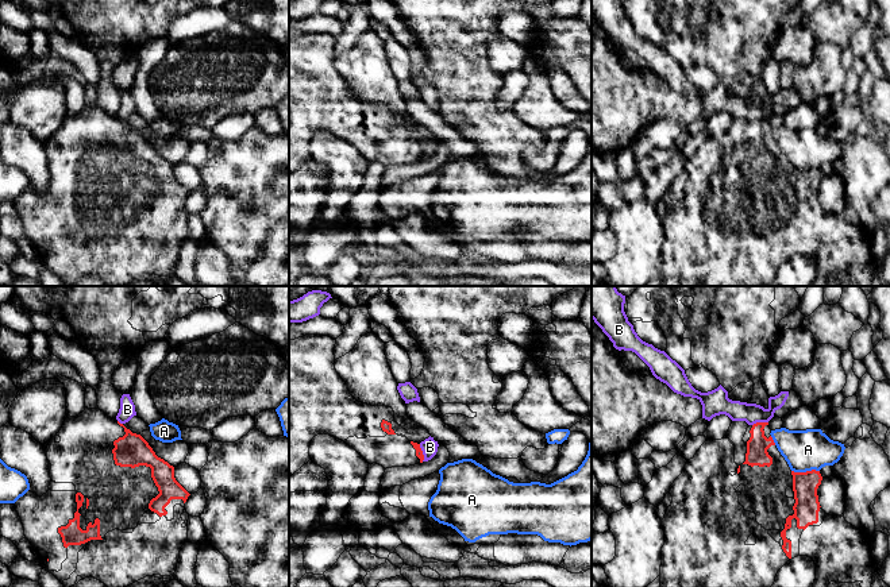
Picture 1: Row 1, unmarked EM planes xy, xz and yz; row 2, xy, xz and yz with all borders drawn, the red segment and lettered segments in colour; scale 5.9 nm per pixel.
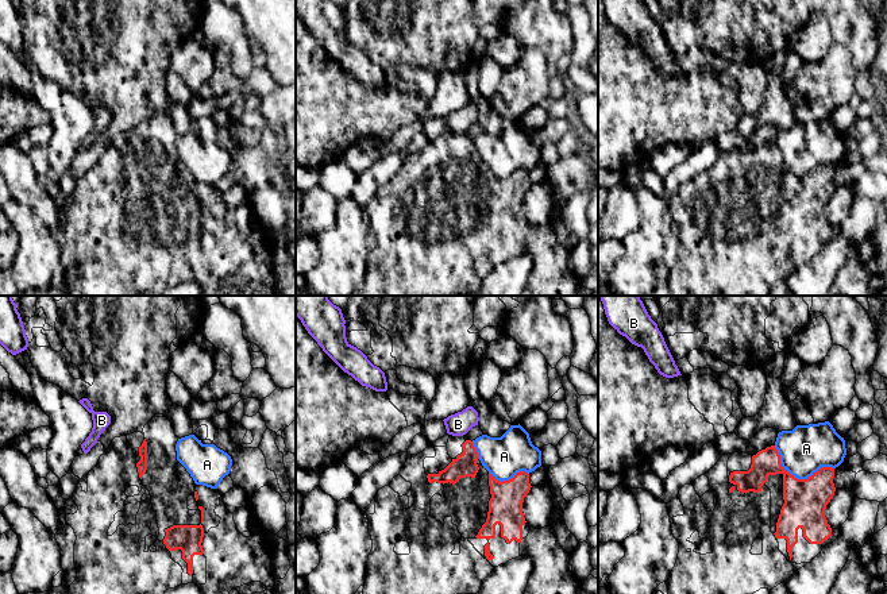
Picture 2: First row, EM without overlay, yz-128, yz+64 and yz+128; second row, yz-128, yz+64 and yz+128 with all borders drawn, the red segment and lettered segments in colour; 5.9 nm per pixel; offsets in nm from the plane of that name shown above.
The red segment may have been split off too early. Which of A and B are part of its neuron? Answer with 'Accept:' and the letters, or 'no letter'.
Accept: no letter

